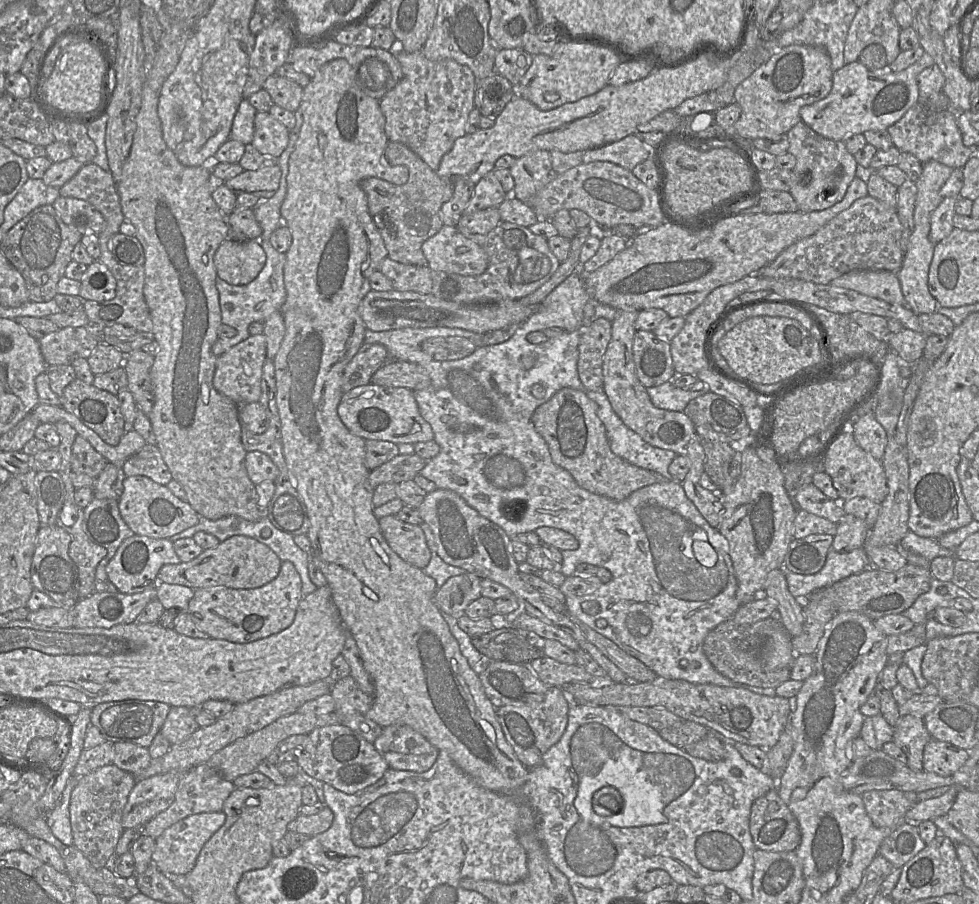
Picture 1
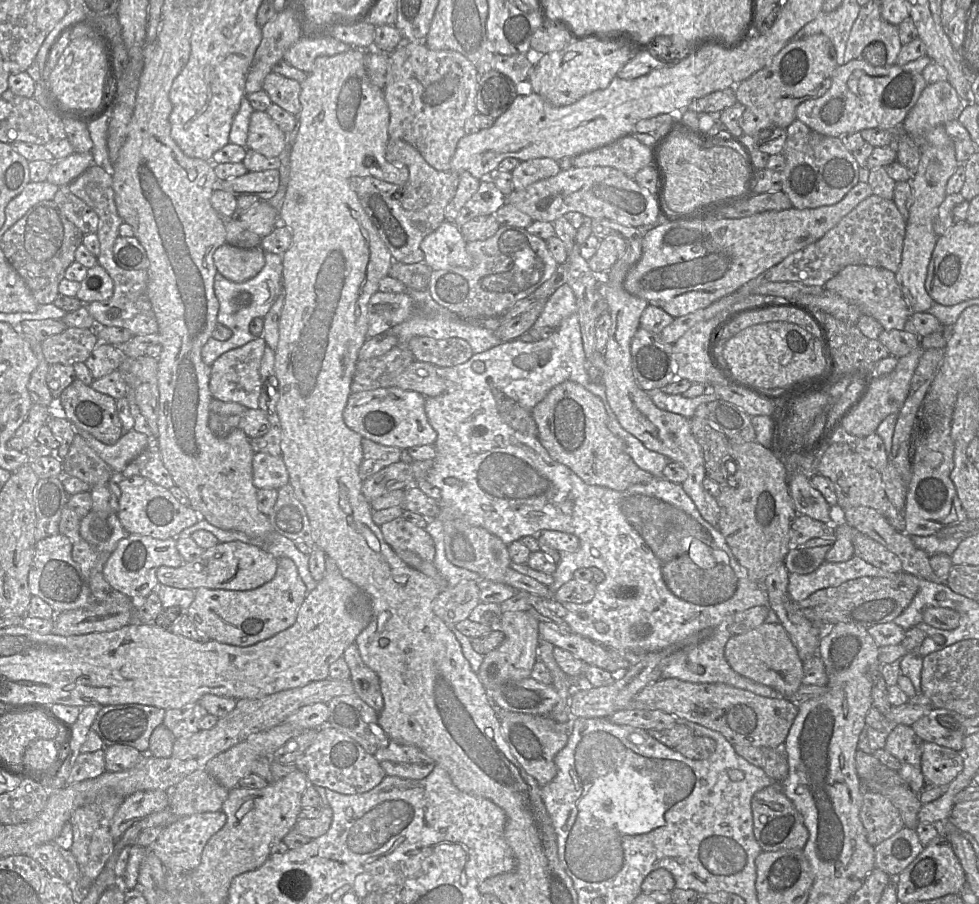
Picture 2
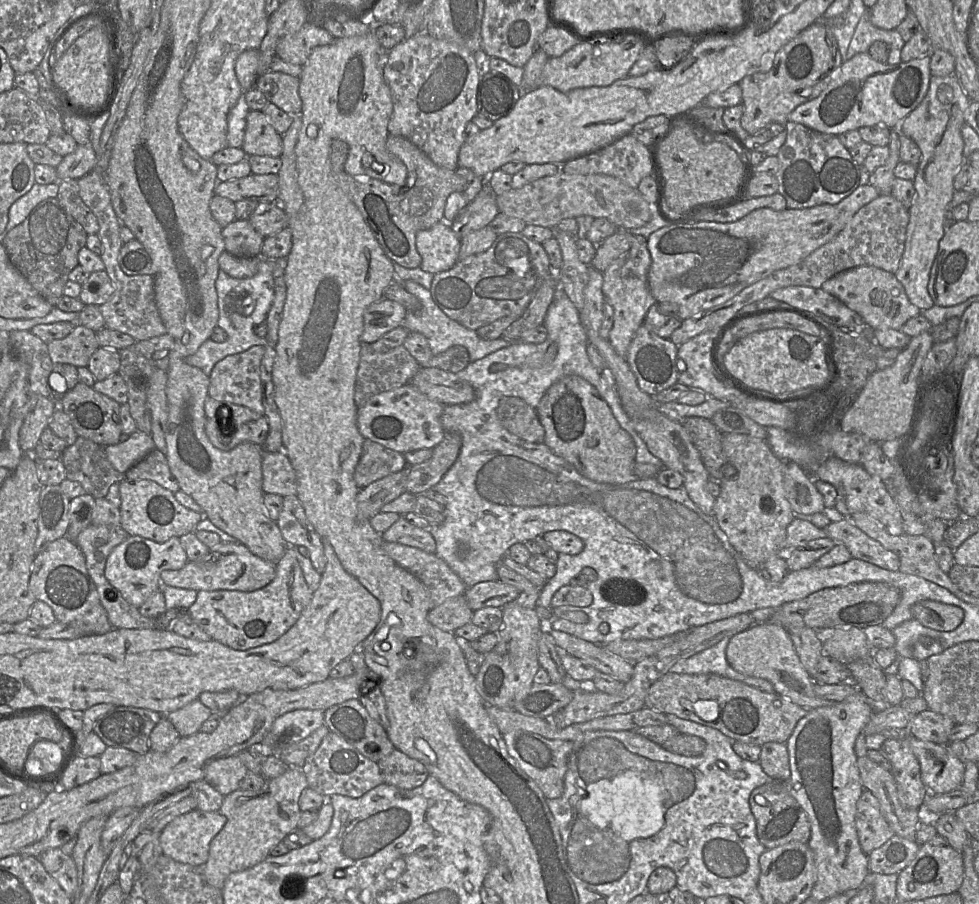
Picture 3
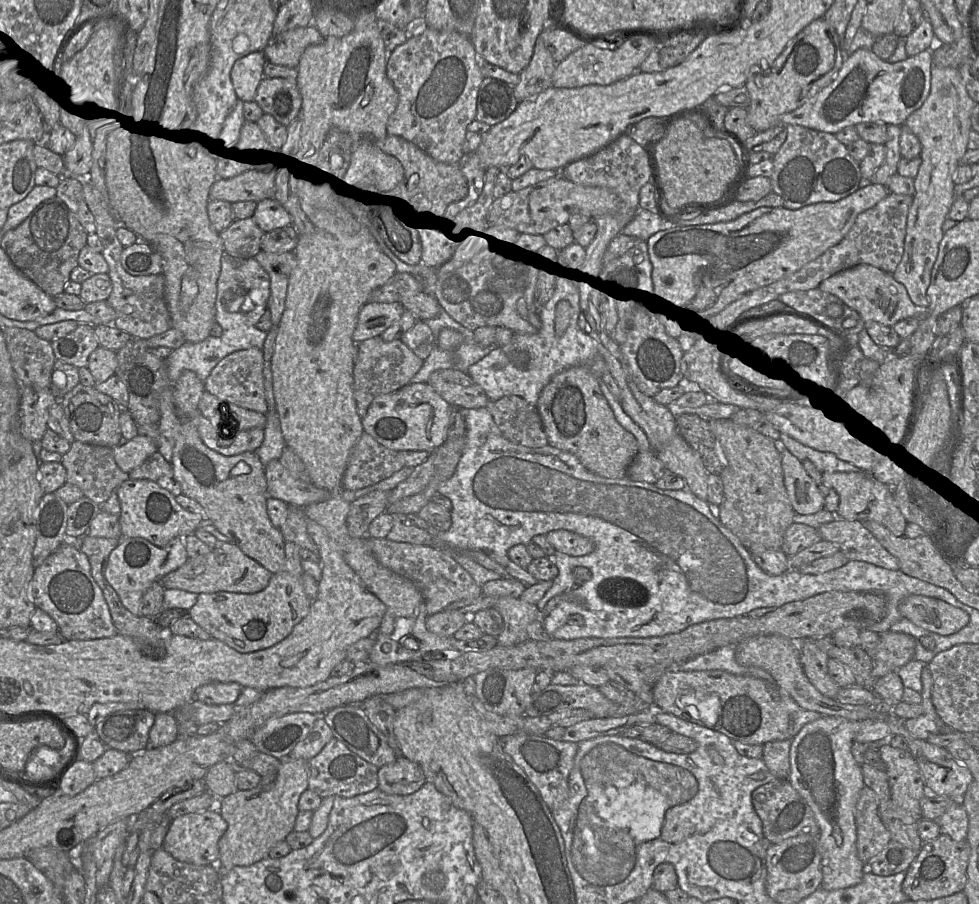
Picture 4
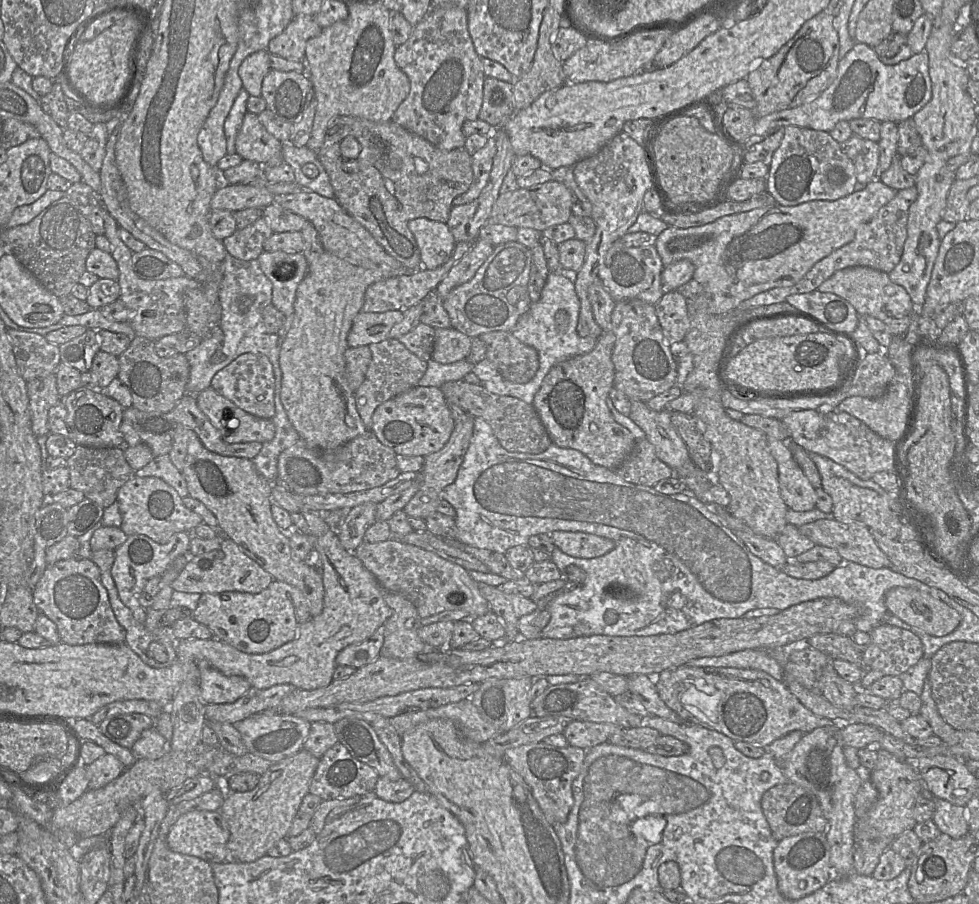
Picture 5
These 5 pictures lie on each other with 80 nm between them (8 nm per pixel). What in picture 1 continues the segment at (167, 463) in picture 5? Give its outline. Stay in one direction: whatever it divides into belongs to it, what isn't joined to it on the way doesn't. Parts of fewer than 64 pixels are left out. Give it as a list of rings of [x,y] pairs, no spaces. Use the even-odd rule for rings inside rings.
[[[145,444],[141,450],[127,459],[122,467],[125,476],[146,476],[154,482],[167,485],[172,475],[156,444]]]

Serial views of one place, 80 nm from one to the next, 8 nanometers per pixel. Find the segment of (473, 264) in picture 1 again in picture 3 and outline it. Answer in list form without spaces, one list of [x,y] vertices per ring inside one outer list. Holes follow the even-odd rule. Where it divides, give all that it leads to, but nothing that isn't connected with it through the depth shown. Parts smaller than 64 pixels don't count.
[[[445,221],[418,231],[415,245],[421,257],[419,267],[425,272],[437,274],[458,261],[460,239]]]

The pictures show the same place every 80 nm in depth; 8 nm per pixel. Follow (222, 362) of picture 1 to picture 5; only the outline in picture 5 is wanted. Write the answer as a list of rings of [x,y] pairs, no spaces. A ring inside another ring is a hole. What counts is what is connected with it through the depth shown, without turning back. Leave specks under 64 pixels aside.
[[[244,353],[219,370],[211,380],[211,388],[245,412],[263,419],[275,414],[275,376],[269,359],[260,353]]]

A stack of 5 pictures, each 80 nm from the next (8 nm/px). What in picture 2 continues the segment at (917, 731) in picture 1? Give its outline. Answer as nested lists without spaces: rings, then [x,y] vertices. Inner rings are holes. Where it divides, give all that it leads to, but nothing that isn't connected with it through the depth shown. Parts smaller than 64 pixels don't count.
[[[898,724],[888,734],[884,746],[899,761],[899,775],[916,794],[926,785],[921,770],[922,743],[911,726]]]

